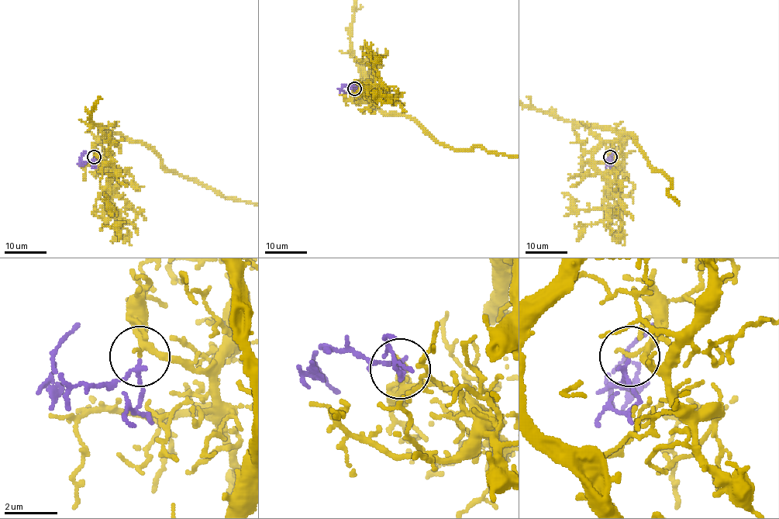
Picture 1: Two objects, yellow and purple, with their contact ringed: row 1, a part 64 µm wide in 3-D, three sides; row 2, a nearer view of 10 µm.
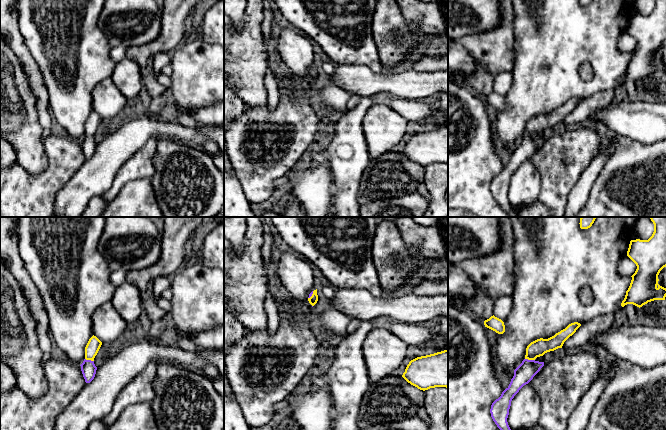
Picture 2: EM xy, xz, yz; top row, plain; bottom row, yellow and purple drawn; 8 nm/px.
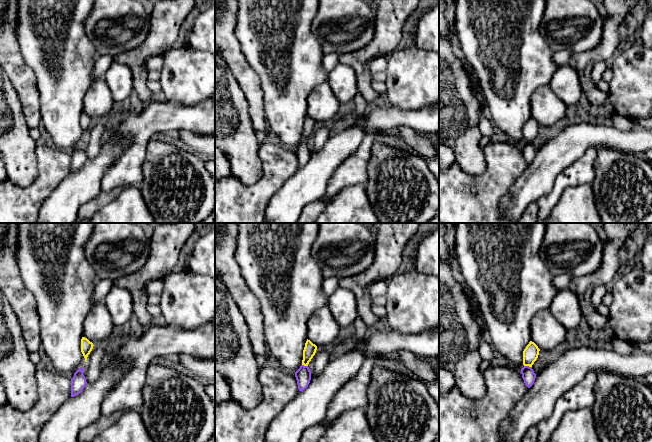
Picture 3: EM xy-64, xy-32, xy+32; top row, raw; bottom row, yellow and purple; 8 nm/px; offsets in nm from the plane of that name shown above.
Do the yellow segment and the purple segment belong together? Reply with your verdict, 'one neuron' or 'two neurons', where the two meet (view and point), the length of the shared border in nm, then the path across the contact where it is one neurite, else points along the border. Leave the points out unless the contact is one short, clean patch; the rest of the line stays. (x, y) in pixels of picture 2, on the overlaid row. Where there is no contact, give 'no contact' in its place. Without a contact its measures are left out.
one neuron; contact yz (530, 359); length 80 nm; way yz (537, 348), (531, 354), (530, 359), (529, 368), (523, 374)

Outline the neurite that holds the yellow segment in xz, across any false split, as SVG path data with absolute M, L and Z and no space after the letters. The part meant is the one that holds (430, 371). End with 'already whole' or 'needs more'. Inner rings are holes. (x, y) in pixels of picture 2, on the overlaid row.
M448 349L411 360L402 377L423 391L435 387L448 388Z | already whole

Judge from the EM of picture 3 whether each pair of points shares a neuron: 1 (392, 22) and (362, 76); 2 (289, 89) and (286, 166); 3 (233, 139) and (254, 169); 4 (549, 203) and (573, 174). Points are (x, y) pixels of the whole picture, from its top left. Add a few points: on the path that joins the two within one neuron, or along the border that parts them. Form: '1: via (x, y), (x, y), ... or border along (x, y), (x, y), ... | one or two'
1: via (387, 35), (362, 60), (362, 63) | one
2: border along (277, 141), (294, 149) | two
3: via (240, 146), (247, 162) | one
4: via (554, 196), (567, 181) | one

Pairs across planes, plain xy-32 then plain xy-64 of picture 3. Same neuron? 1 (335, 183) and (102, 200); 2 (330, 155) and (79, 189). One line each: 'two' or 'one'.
1: two
2: one

